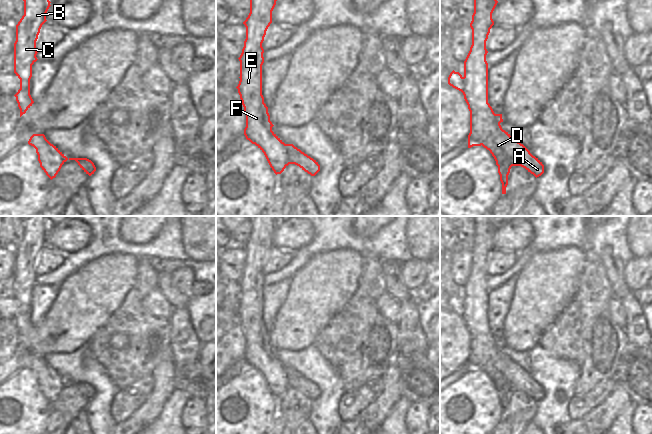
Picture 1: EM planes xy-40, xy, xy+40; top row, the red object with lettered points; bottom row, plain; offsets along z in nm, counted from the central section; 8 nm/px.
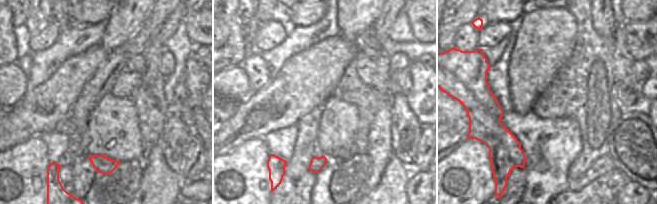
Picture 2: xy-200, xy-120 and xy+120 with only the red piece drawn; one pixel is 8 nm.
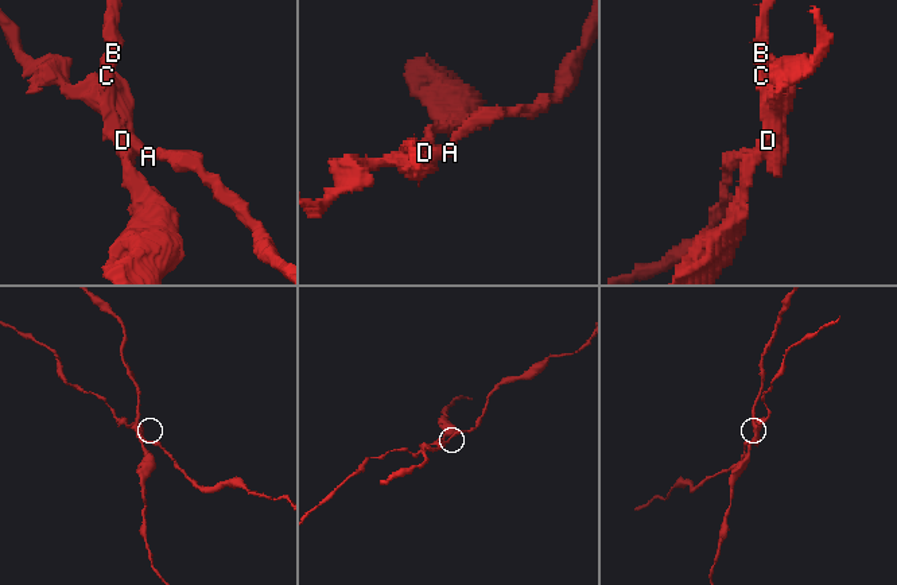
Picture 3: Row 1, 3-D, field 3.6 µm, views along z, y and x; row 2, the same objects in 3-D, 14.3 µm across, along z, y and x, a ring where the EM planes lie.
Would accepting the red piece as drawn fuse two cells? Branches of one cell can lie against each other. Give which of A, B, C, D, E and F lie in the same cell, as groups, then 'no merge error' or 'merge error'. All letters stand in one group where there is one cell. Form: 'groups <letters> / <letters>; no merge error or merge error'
groups A / B C D E F; merge error

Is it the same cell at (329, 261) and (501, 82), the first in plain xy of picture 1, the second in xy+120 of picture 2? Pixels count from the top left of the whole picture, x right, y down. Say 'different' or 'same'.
different

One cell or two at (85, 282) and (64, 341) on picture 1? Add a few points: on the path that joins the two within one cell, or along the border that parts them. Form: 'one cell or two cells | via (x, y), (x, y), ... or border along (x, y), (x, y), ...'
one cell | via (85, 297), (84, 304), (68, 326)

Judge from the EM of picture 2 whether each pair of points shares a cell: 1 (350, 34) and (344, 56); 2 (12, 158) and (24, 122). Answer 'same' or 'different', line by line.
1: different
2: different

